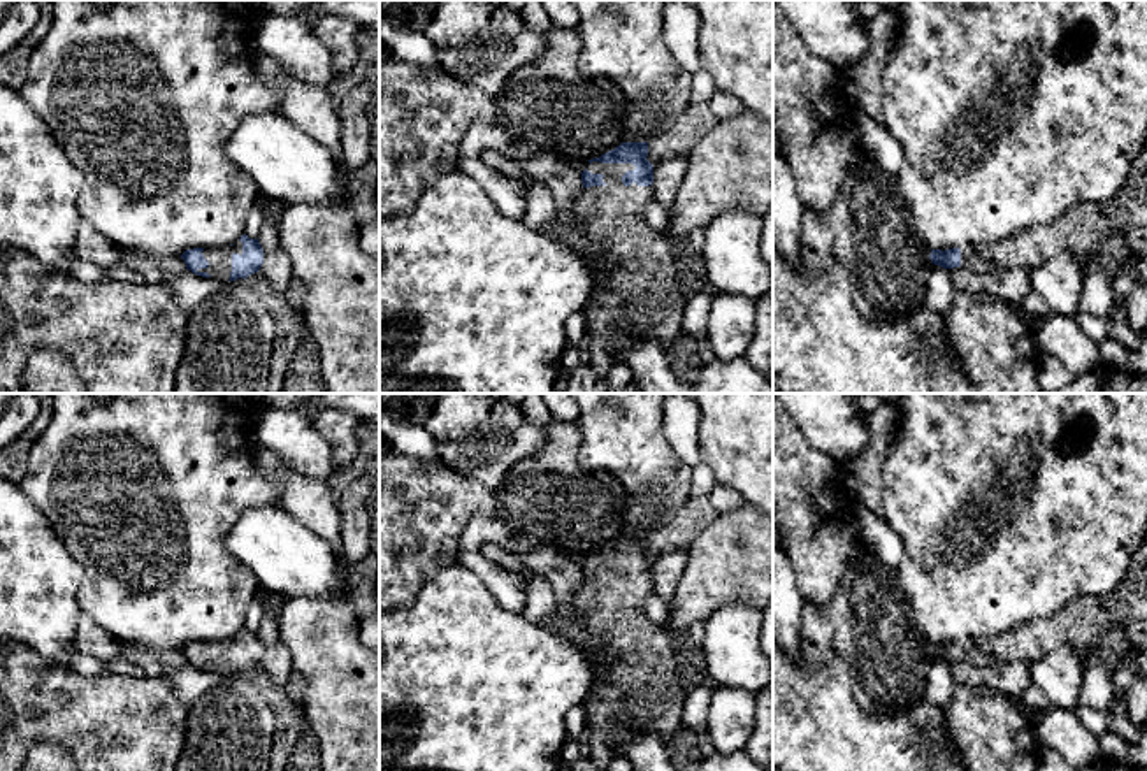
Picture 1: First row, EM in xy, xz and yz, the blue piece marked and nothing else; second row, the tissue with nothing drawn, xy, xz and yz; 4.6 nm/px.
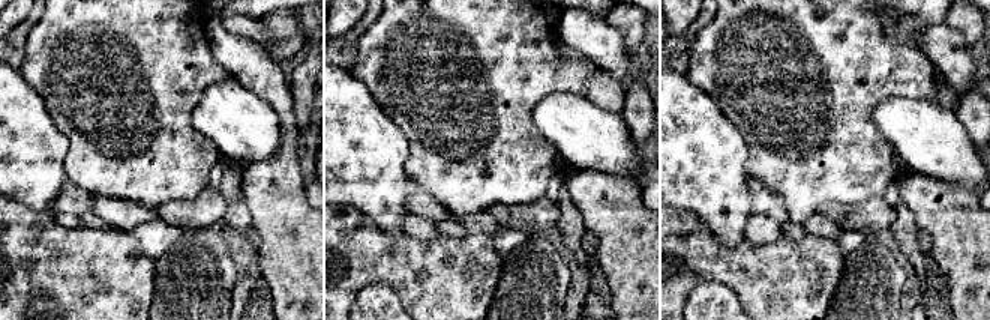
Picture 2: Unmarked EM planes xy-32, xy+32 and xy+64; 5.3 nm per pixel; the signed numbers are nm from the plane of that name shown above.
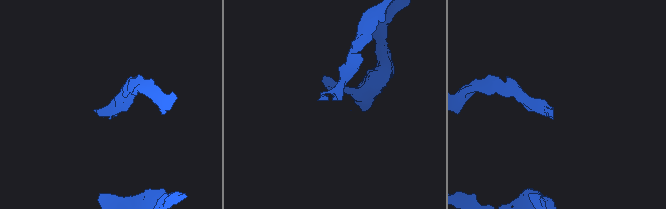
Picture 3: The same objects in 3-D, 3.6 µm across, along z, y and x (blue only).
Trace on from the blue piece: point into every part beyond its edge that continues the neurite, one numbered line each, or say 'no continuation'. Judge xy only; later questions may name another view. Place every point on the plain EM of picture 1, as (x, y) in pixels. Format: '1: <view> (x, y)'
1: xy (220, 652)

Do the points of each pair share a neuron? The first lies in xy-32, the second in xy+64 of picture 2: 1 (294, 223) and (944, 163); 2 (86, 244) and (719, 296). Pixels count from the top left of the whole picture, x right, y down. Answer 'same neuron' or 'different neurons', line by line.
1: different neurons
2: different neurons

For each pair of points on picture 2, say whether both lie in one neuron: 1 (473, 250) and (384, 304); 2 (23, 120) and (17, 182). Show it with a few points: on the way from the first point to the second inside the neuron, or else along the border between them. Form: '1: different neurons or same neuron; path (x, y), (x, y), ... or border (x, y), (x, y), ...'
1: different neurons; border (363, 287), (386, 284), (402, 304)
2: same neuron; path (17, 135), (17, 167)

